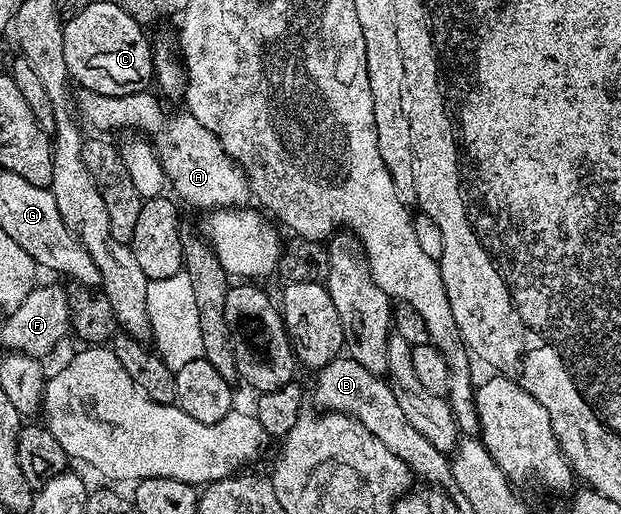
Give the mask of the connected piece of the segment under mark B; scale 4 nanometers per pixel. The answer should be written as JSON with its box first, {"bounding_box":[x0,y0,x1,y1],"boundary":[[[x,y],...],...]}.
{"bounding_box":[314,357,454,485],"boundary":[[[349,357],[332,360],[328,365],[324,365],[317,375],[314,399],[322,411],[345,411],[346,414],[359,419],[373,435],[384,441],[384,445],[388,445],[392,453],[396,453],[409,465],[419,480],[427,479],[428,482],[434,483],[430,485],[453,484],[454,478],[448,455],[436,449],[436,446],[404,417],[389,382],[382,375],[372,373],[364,365],[360,365],[360,361]]]}

